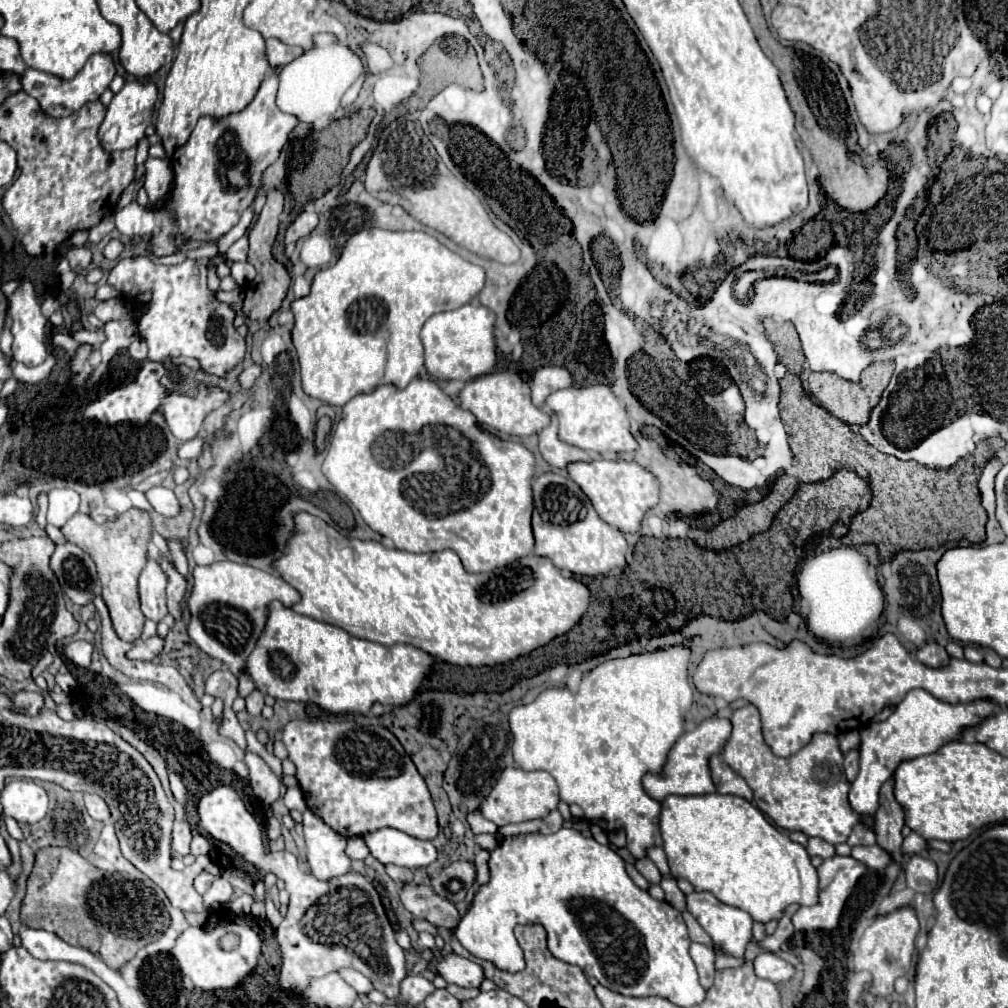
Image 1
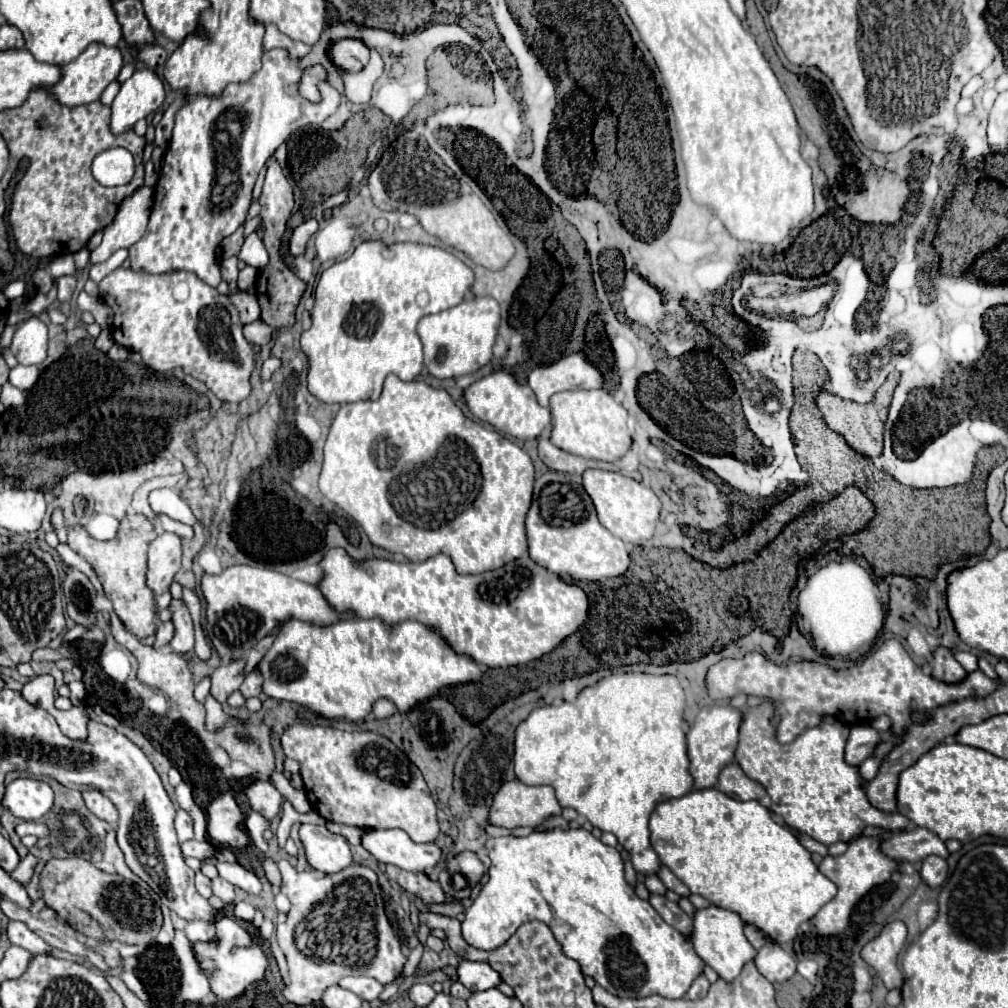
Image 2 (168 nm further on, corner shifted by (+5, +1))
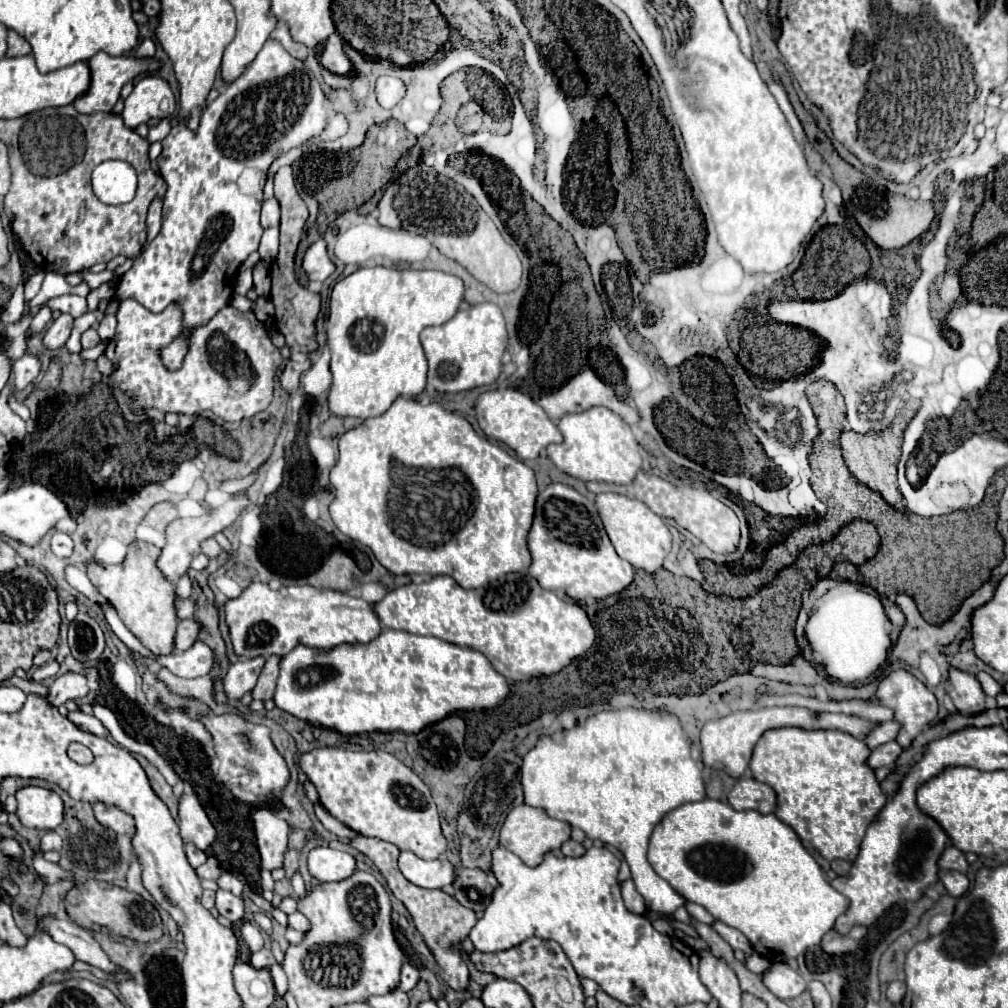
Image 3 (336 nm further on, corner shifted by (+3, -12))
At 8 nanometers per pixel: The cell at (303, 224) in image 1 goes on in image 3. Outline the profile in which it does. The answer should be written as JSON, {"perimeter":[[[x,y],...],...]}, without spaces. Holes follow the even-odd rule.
{"perimeter":[[[320,238],[318,242],[314,242],[306,250],[302,268],[306,270],[306,274],[310,276],[310,280],[318,280],[318,282],[324,282],[336,270],[336,264],[328,256],[328,248],[326,248],[324,238]]]}

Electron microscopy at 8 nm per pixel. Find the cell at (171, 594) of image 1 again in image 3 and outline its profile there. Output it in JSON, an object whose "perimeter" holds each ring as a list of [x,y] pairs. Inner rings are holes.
{"perimeter":[[[196,642],[186,652],[180,652],[174,656],[162,656],[162,658],[168,658],[166,668],[182,678],[206,676],[214,666],[214,650],[204,642]]]}

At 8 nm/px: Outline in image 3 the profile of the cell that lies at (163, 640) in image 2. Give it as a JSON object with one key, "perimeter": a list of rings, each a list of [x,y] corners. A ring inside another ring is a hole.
{"perimeter":[[[194,618],[182,620],[178,624],[178,630],[176,630],[176,650],[188,650],[188,648],[192,648],[198,642],[200,630],[202,630],[202,624],[196,622]]]}

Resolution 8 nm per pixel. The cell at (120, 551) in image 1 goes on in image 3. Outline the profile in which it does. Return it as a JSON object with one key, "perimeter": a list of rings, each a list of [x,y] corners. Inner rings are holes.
{"perimeter":[[[134,542],[128,546],[128,556],[118,566],[104,566],[96,560],[86,564],[88,578],[98,588],[98,592],[108,598],[108,602],[116,608],[118,616],[126,624],[126,628],[154,654],[170,654],[174,650],[174,628],[178,626],[176,616],[176,592],[174,584],[162,576],[156,560],[160,550],[146,542]]]}

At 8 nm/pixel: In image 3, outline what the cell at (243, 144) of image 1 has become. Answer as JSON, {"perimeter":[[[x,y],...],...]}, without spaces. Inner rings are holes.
{"perimeter":[[[268,38],[242,76],[230,82],[226,90],[206,106],[196,132],[180,124],[172,126],[170,134],[162,140],[162,152],[156,158],[160,174],[168,184],[162,208],[162,230],[134,260],[132,268],[116,280],[116,300],[120,302],[132,298],[152,312],[162,312],[170,304],[180,306],[184,314],[184,332],[162,348],[162,362],[168,370],[174,372],[182,368],[182,360],[188,352],[190,330],[208,324],[220,308],[228,306],[234,294],[238,268],[254,250],[258,250],[264,232],[260,226],[262,190],[270,164],[290,148],[318,136],[326,128],[326,120],[326,94],[322,92],[318,78],[304,66],[302,60],[290,56],[278,40]]]}

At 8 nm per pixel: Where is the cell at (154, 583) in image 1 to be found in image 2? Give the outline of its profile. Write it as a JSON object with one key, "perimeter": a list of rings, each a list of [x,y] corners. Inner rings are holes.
{"perimeter":[[[164,533],[150,543],[146,585],[154,595],[168,591],[176,571],[180,569],[180,557],[180,537],[174,533]]]}

